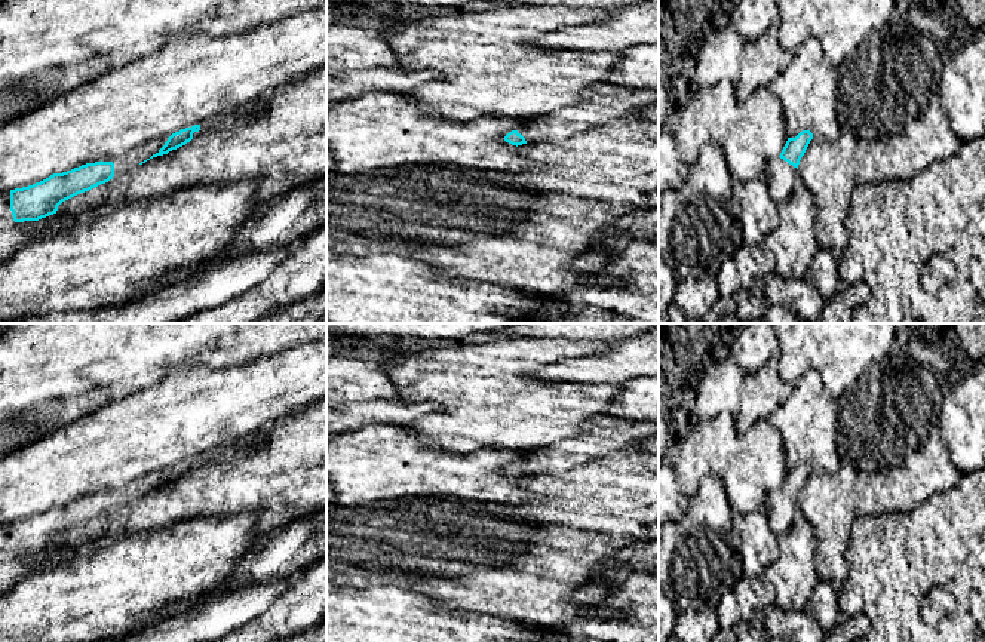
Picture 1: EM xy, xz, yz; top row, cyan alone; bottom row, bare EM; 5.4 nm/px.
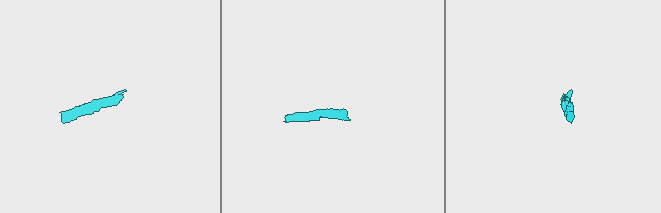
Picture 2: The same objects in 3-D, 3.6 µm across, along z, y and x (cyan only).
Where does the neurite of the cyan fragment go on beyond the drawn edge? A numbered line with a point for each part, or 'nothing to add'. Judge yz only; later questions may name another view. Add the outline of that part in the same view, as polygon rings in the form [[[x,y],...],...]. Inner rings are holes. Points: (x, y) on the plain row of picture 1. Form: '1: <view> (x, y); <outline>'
1: yz (781, 509); [[[776,489],[767,495],[762,510],[768,517],[770,529],[779,537],[791,528],[798,513],[798,501]]]

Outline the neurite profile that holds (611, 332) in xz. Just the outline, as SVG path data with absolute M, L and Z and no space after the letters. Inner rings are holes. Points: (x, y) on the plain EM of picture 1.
M506 323L503 331L512 338L568 338L619 341L644 334L653 323Z

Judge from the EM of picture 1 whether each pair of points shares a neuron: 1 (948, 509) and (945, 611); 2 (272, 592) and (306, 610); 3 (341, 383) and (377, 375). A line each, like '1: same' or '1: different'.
1: different
2: different
3: same

